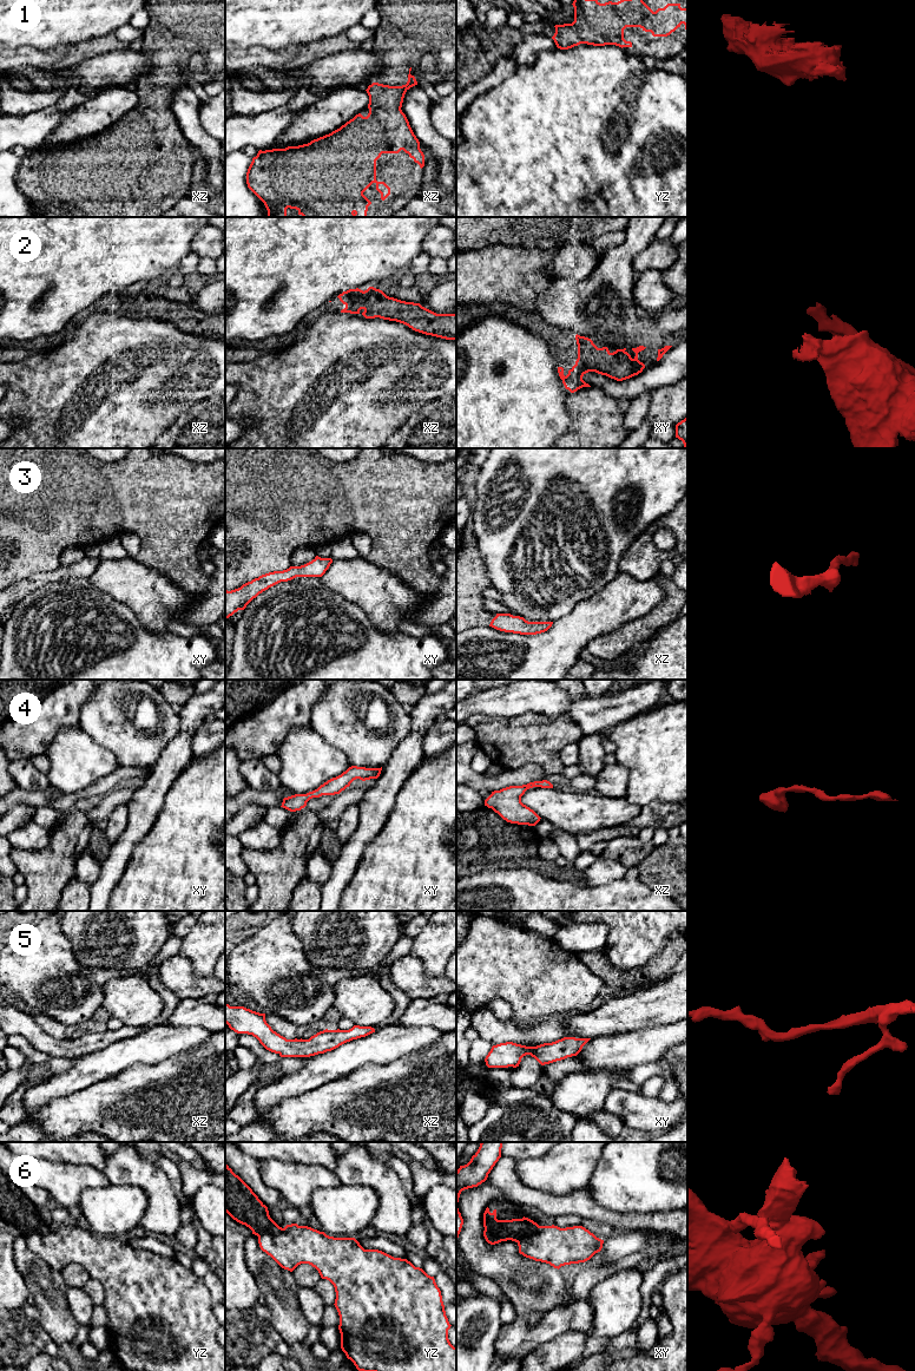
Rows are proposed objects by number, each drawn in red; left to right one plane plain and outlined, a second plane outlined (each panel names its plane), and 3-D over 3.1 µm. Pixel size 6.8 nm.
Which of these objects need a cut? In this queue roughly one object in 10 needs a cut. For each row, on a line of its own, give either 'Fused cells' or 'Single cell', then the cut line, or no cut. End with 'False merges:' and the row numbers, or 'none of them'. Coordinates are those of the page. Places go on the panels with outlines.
1: Single cell. No split
2: Single cell. No split
3: Single cell. No split
4: Single cell. No split
5: Single cell. No split
6: Fused cells. Split along yz (283, 1228), (278, 1232), (262, 1232), (257, 1235)
False merges: 6

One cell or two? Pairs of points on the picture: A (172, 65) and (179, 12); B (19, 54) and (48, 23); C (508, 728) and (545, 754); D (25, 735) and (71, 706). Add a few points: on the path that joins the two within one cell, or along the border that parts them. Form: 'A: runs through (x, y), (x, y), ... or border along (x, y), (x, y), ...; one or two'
A: runs through (172, 52), (172, 35), (179, 25); one
B: border along (54, 47), (12, 48); two
C: runs through (518, 738), (530, 739), (535, 745); one
D: runs through (37, 728), (44, 728), (59, 713); one

